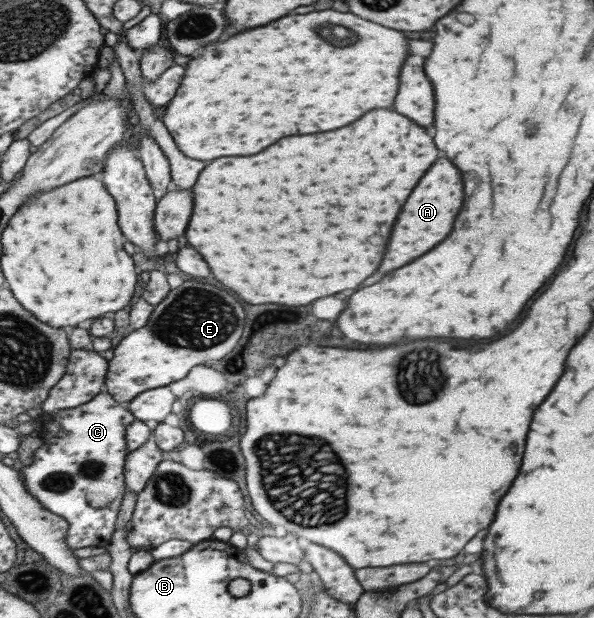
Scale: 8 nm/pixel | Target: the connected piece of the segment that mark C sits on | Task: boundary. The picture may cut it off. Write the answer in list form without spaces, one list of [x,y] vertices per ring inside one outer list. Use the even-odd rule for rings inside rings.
[[[102,389],[84,405],[42,413],[40,420],[43,429],[36,435],[43,445],[33,452],[31,463],[23,467],[24,489],[41,507],[68,523],[64,538],[69,550],[89,546],[106,548],[125,492],[123,466],[128,451],[123,434],[134,421],[132,414]],[[93,481],[107,483],[107,495],[111,497],[108,507],[95,508],[85,502],[85,493]]]

